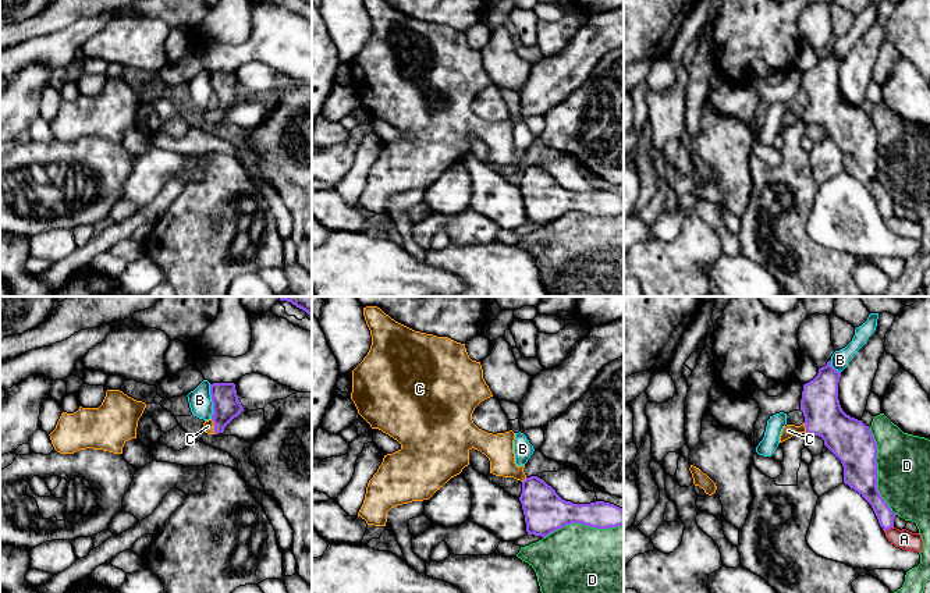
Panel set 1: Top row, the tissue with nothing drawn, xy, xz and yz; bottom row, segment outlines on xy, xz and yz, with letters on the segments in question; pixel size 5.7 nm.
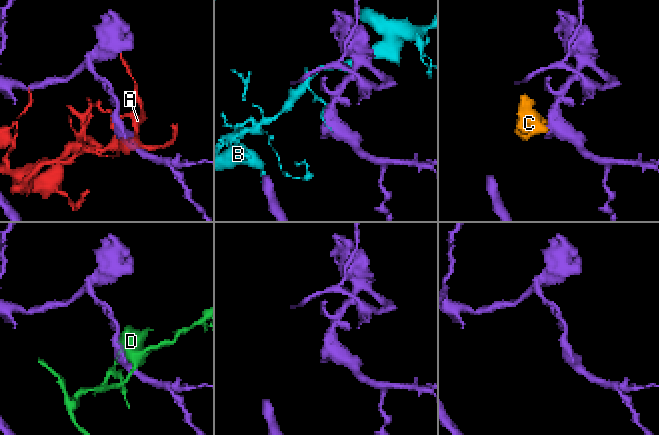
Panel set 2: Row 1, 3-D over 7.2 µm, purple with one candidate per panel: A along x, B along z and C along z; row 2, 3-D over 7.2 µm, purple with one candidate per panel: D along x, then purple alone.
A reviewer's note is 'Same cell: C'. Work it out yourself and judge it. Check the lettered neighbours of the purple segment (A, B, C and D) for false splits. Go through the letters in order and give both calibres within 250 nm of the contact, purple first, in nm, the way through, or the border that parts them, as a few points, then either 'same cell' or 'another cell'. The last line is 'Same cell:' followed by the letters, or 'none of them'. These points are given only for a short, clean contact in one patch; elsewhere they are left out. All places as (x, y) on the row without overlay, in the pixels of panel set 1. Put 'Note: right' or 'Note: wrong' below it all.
A: calibres 100 and 120 nm; another cell
B: calibres 160 and 130 nm; another cell
C: calibres 160 and 60 nm; way xy (226, 93), (215, 114), (208, 114); same cell
D: calibres 240 and 300 nm; another cell
Same cell: C
Note: right

